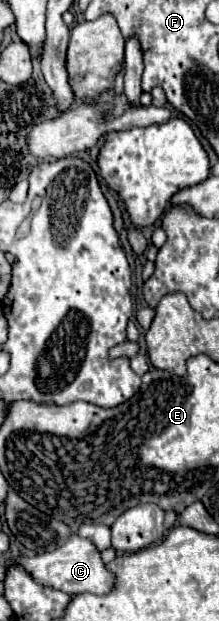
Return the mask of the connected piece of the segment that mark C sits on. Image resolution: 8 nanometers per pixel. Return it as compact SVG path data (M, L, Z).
M73 534L73 538L69 542L65 542L65 546L59 546L57 550L53 550L49 554L19 556L17 562L21 562L25 566L25 570L29 570L29 574L33 574L33 578L37 582L63 590L67 594L83 594L83 592L109 594L115 586L115 574L107 570L103 558L101 558L101 552L93 546L93 542L89 542L87 538L81 538L77 534Z

